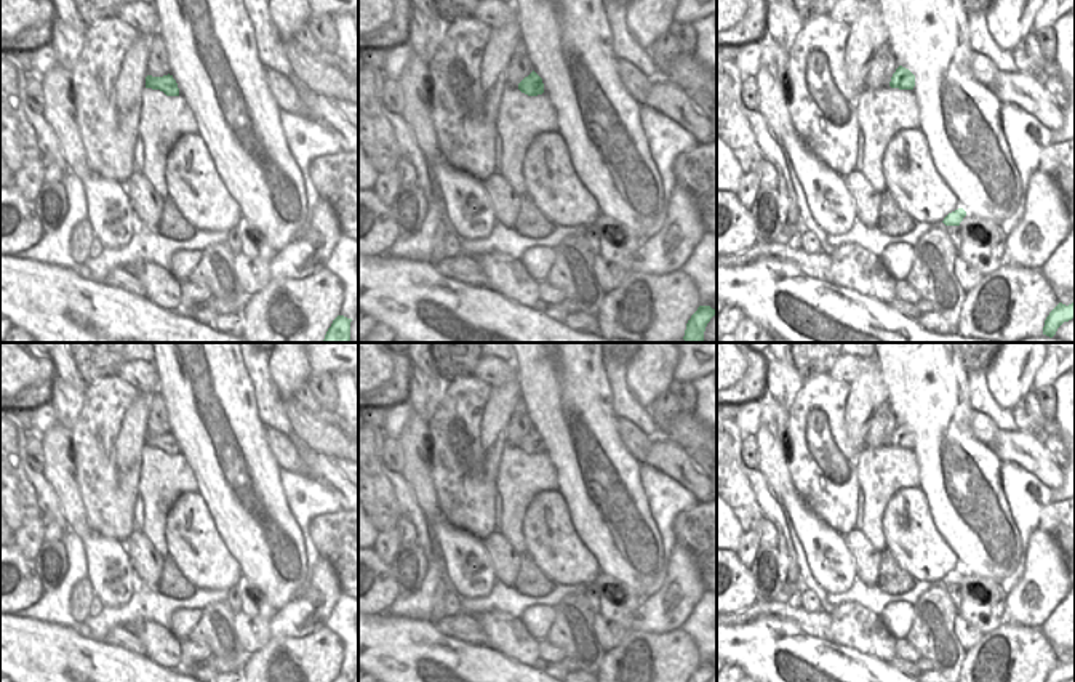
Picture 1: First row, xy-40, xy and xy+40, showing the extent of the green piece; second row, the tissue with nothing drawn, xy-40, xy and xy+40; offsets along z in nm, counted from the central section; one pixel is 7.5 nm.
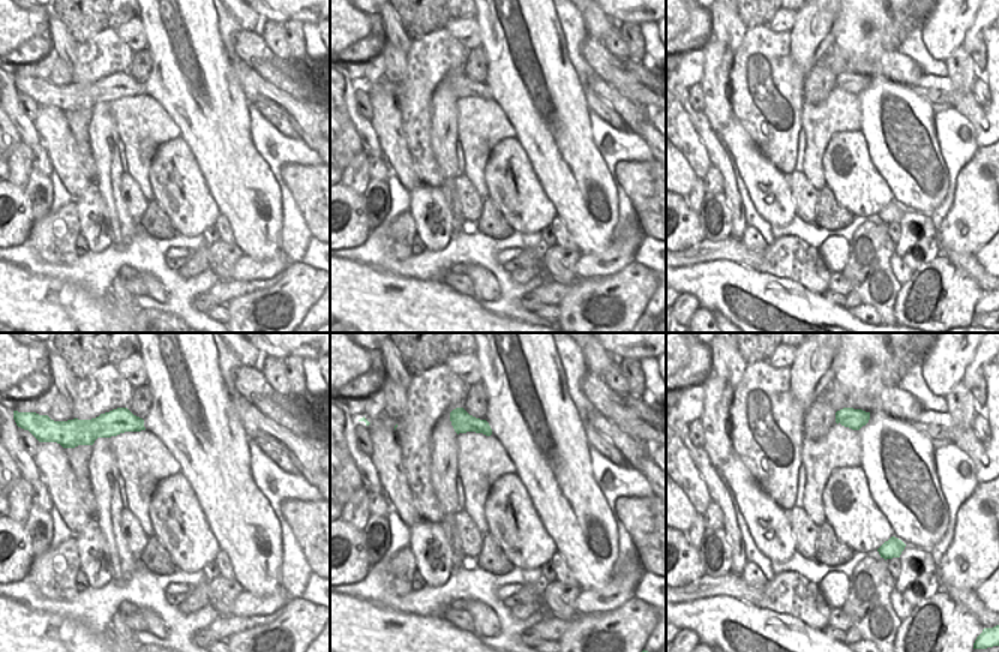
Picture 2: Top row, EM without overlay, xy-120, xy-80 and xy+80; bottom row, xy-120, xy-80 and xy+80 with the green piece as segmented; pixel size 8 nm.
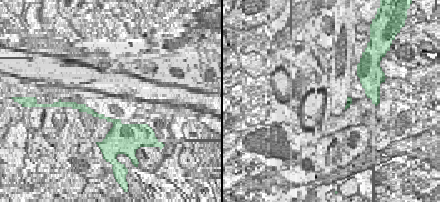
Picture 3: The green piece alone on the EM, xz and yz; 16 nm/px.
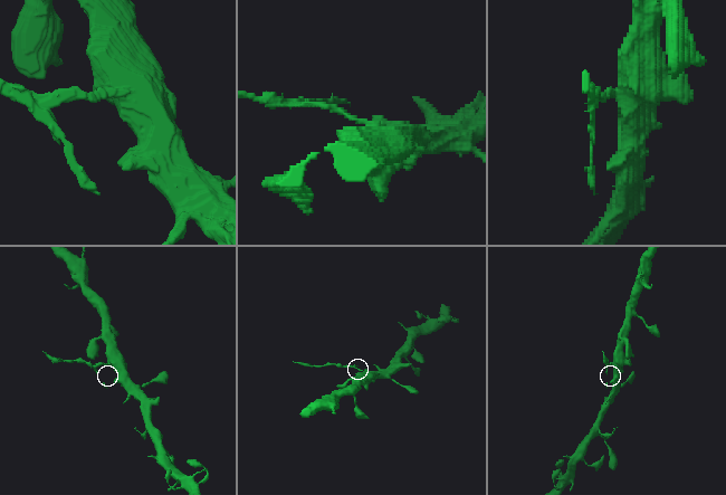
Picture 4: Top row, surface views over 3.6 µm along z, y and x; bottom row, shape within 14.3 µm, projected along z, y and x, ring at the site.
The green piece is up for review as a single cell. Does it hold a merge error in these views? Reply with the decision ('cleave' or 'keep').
cleave

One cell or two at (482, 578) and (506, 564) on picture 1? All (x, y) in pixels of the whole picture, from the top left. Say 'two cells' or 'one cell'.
two cells

